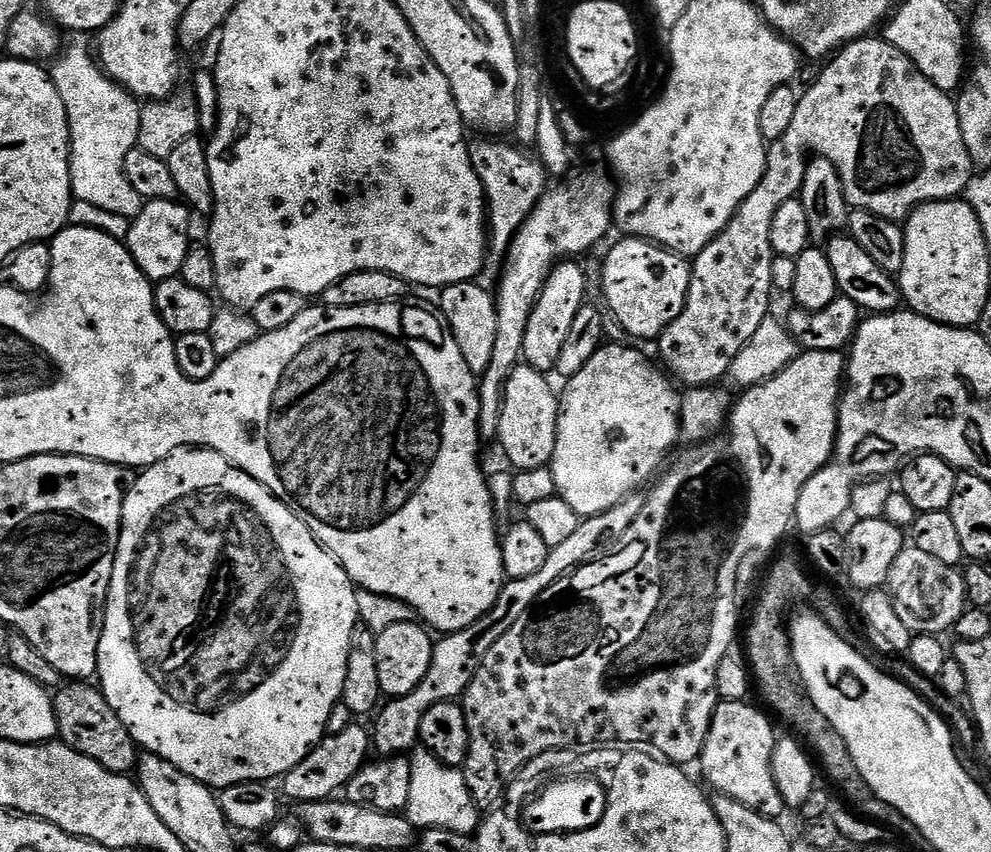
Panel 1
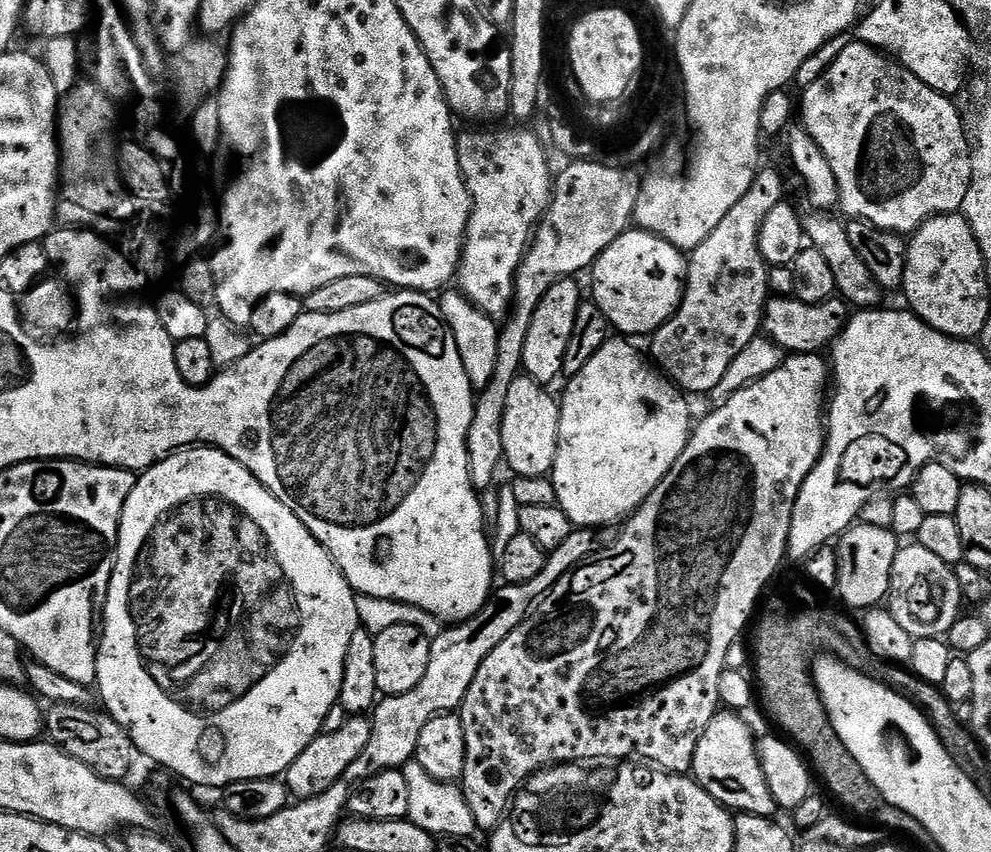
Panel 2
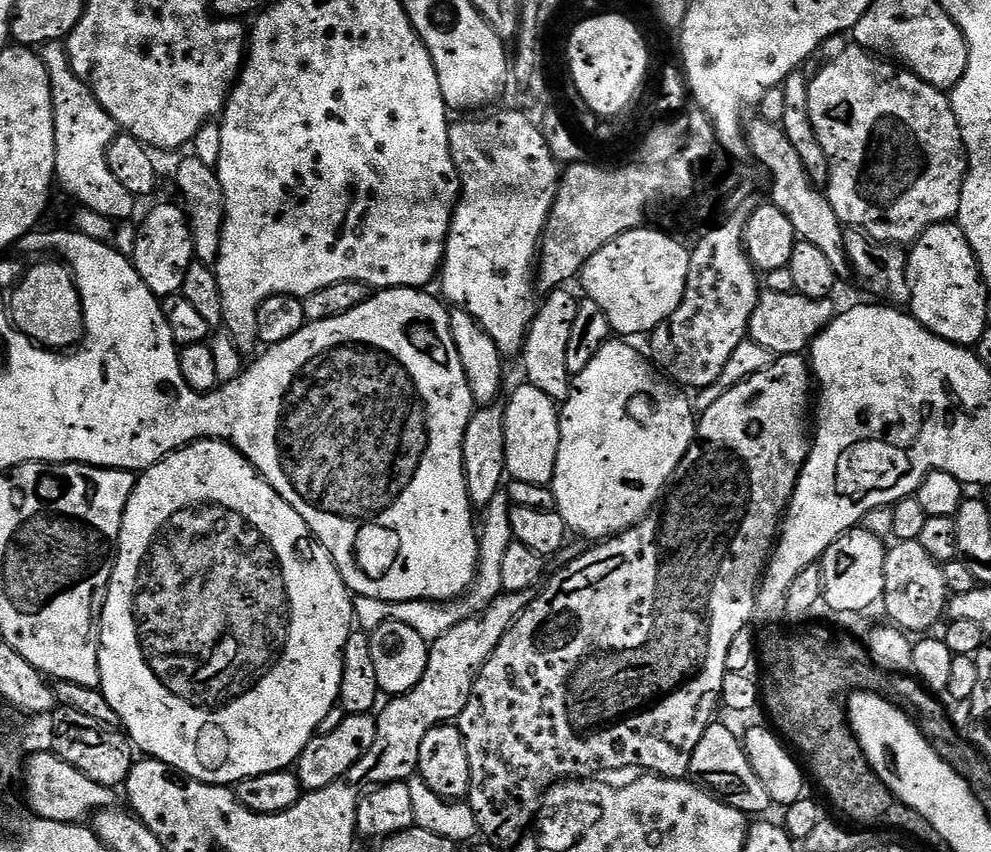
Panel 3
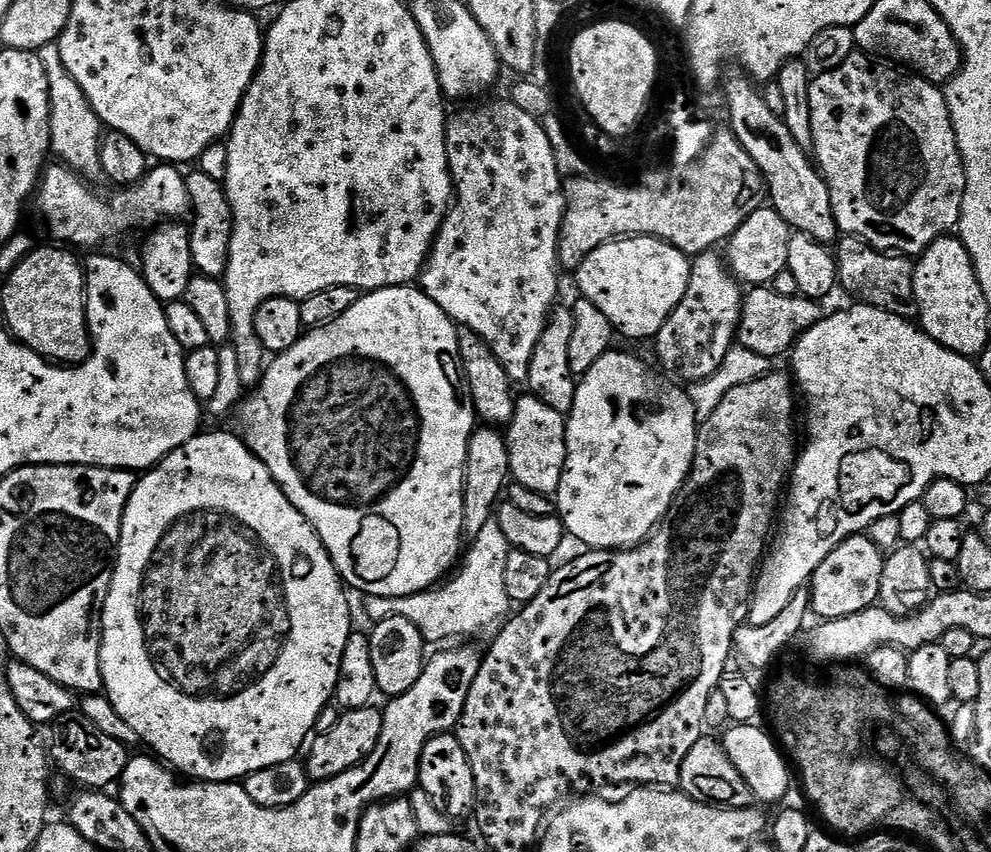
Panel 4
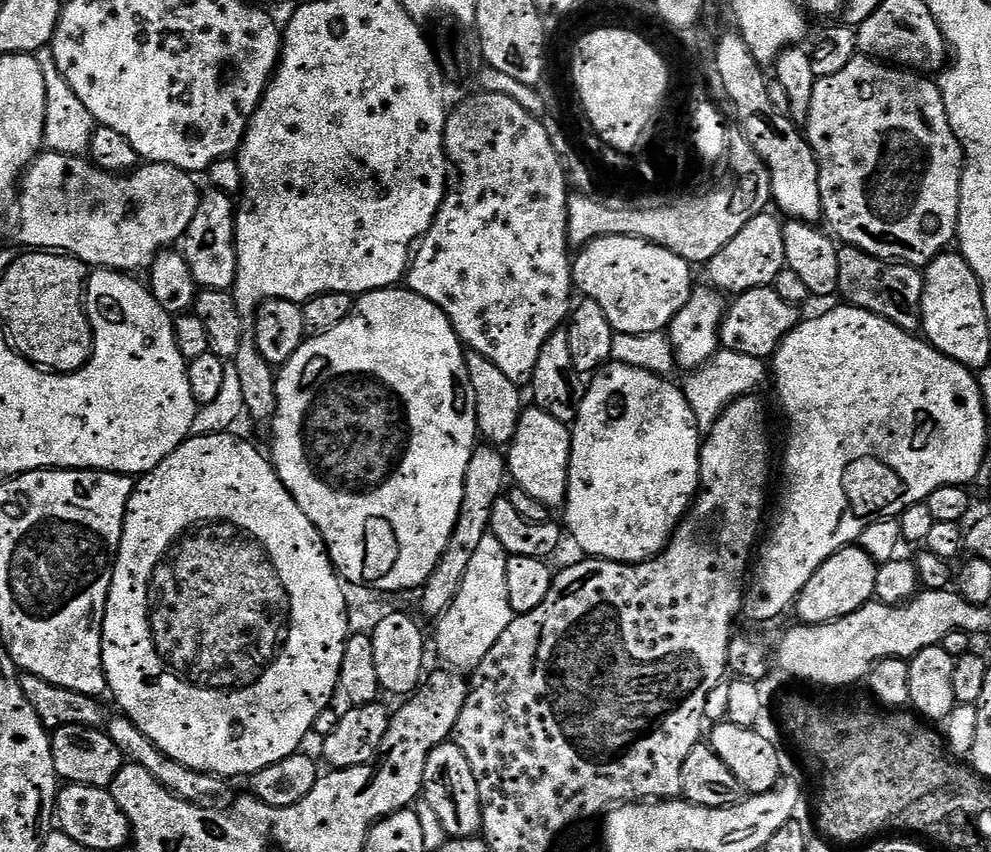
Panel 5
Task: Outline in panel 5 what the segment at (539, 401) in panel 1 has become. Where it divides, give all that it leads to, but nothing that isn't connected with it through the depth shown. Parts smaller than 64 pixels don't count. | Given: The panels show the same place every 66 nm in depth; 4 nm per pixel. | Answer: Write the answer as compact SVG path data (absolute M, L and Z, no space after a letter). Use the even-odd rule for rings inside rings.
M535 406L525 407L520 413L518 430L506 448L511 483L526 490L526 494L533 498L538 498L538 502L545 504L549 510L563 509L571 449L572 429L569 425L558 422L558 418L554 418L554 414L546 414L546 410Z

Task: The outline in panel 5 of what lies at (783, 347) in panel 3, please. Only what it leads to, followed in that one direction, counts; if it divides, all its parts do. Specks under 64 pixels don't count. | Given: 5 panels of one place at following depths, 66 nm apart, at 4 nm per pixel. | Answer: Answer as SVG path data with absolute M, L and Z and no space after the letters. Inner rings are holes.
M775 287L755 288L739 293L736 300L727 305L724 322L720 327L720 342L723 350L734 350L738 354L750 354L750 358L758 358L767 361L776 355L776 347L791 334L802 319L801 309L795 304L786 302L786 298L778 298Z

